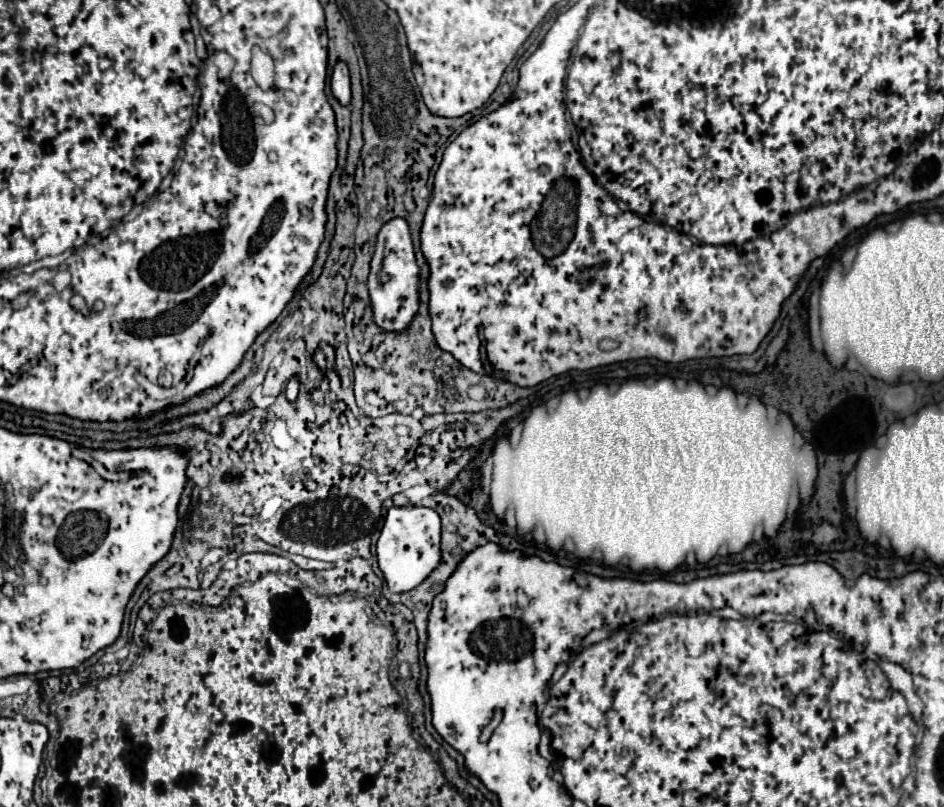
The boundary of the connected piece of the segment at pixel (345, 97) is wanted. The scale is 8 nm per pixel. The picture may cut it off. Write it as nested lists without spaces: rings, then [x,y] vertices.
[[[338,62],[334,66],[334,74],[332,74],[332,80],[330,80],[330,88],[332,88],[332,94],[336,96],[336,100],[342,106],[348,106],[350,104],[350,100],[352,100],[350,74],[348,74],[348,66],[344,62]]]

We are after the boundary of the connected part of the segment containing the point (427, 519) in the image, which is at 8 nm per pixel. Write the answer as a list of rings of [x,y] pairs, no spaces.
[[[420,506],[390,508],[376,544],[376,554],[390,592],[414,590],[440,564],[440,516],[432,508]]]

